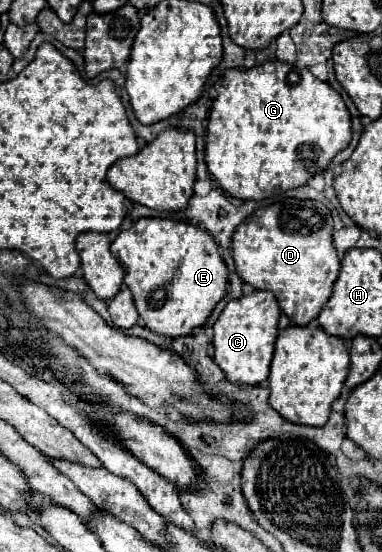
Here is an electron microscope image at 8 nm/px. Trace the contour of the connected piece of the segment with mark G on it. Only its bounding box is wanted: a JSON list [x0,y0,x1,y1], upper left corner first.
[205,60,351,200]

